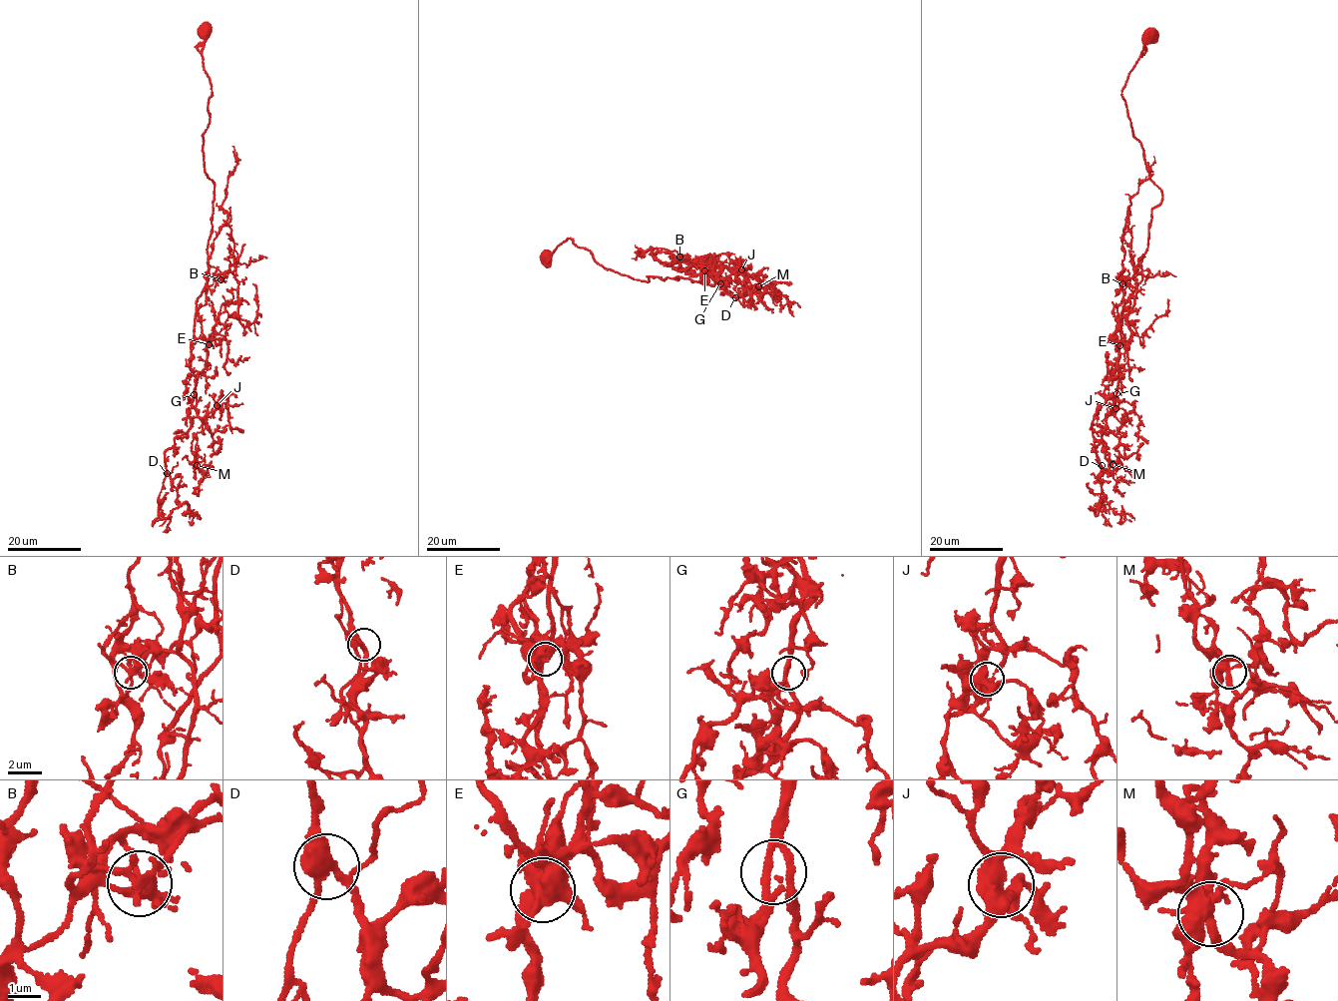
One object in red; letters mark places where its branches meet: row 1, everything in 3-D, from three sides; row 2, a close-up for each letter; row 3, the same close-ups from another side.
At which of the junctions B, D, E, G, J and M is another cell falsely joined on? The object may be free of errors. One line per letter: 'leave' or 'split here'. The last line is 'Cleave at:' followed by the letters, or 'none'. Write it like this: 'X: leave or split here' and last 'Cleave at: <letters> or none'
B: split here
D: leave
E: leave
G: leave
J: leave
M: leave
Cleave at: B

